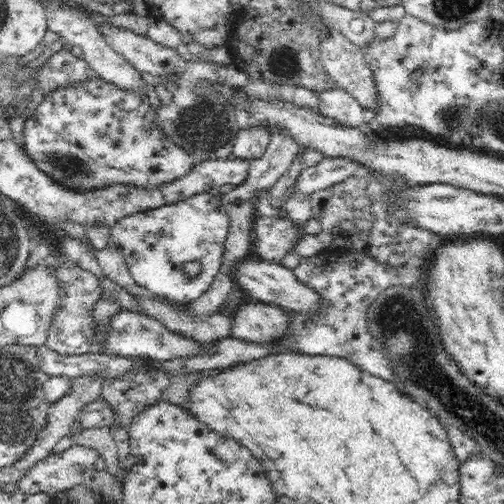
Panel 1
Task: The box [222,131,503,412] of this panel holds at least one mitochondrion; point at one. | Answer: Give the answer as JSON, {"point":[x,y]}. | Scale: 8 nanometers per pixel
{"point":[433,380]}

